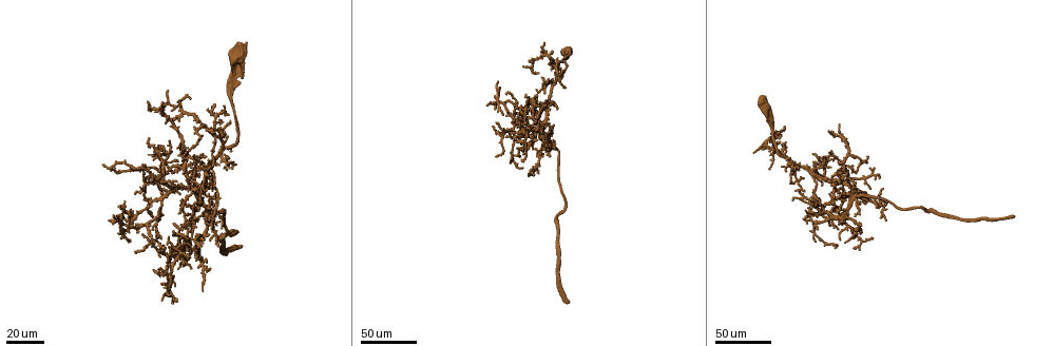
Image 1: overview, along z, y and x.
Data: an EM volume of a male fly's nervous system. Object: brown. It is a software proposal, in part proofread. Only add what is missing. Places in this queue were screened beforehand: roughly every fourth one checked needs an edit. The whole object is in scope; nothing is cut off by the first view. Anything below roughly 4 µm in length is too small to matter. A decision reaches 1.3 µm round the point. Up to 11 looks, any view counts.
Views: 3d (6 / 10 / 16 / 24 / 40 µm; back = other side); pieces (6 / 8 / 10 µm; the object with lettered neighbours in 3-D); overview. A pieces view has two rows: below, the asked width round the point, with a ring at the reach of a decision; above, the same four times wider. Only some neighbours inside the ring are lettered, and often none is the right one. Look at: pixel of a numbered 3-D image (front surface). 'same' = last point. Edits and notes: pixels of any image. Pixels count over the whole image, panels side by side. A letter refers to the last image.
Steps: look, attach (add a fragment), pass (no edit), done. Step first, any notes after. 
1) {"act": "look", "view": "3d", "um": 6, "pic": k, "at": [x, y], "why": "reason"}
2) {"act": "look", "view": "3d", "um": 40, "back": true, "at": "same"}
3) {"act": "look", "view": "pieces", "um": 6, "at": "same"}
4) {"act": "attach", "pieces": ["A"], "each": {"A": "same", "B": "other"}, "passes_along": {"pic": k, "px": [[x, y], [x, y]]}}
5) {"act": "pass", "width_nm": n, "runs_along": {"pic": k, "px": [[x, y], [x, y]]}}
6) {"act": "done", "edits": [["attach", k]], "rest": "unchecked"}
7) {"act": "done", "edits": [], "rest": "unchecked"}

{"act": "look", "view": "3d", "um": 40, "pic": 1, "at": [200, 267], "why": "free end"}

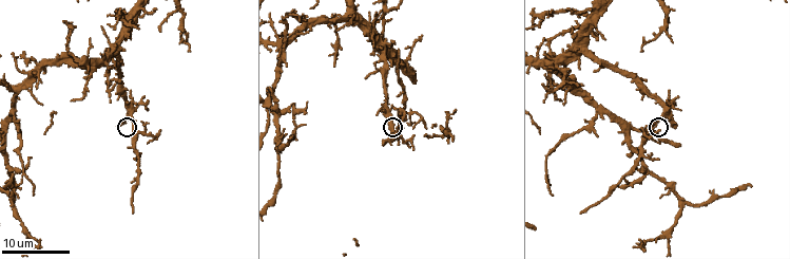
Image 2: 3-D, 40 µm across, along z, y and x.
{"act": "look", "view": "pieces", "um": 6, "pic": 2, "at": [675, 127], "why": "what lies round it"}

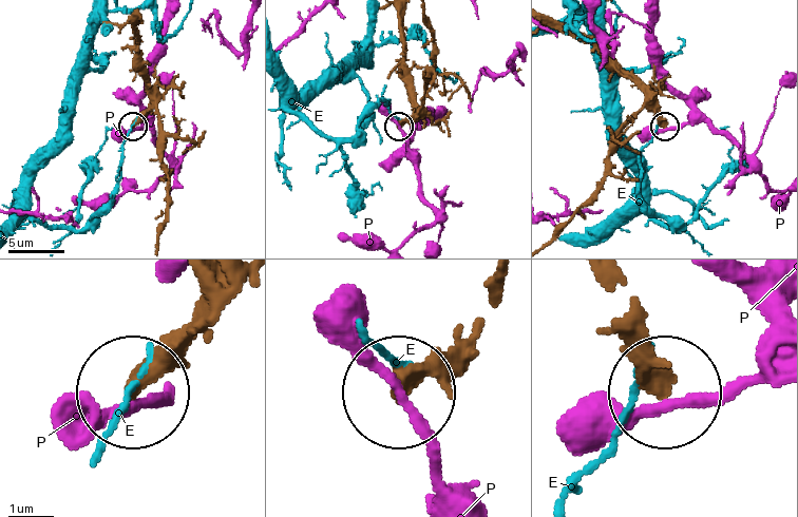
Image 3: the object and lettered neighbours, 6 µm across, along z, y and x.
{"act": "pass", "each": {"E": "other", "P": "other"}, "runs_along": {"pic": 3, "px": [[614, 322], [667, 386]]}, "found": "no lettered fragment goes on from it"}

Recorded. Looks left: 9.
{"act": "look", "view": "3d", "um": 40, "pic": 1, "at": [178, 160], "why": "tapers out"}

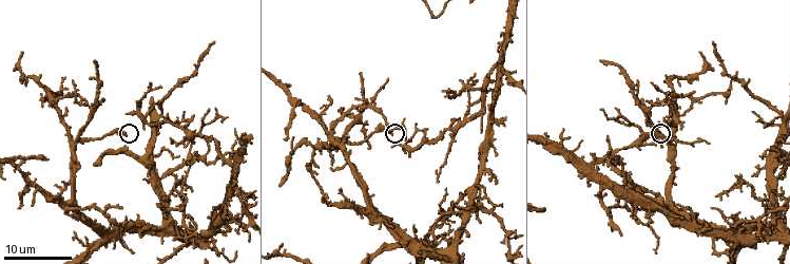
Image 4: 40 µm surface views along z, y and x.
{"act": "look", "view": "pieces", "um": 6, "pic": 4, "at": [392, 133]}

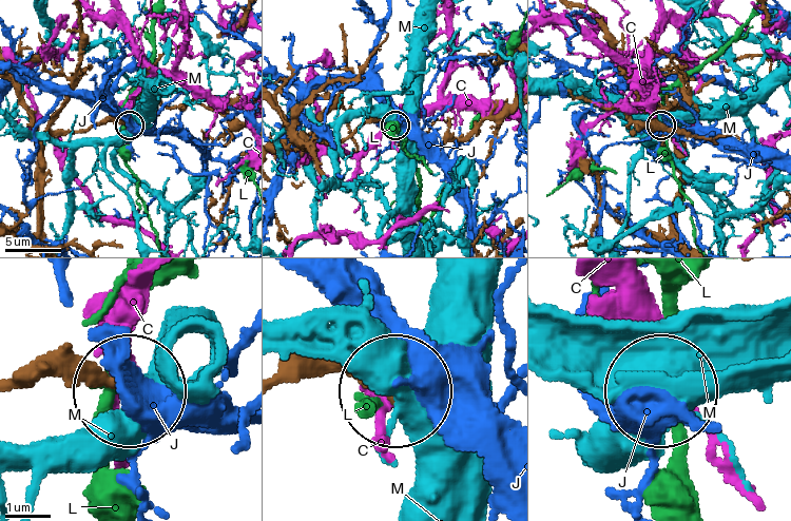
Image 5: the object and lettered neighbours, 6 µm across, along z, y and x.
{"act": "pass", "each": {"C": "other", "J": "other", "L": "other", "M": "other"}, "found": "no lettered fragment goes on from it"}

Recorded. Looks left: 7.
{"act": "look", "view": "3d", "um": 40, "pic": 1, "at": [196, 227], "why": "branch stops here"}

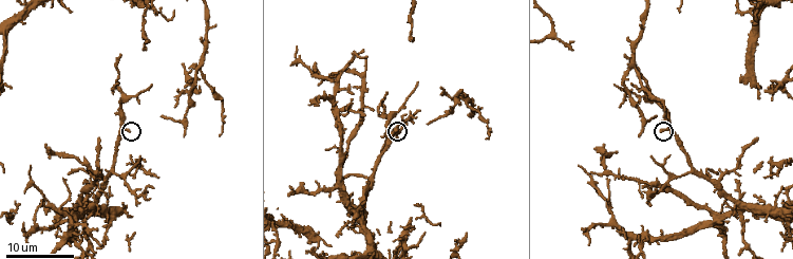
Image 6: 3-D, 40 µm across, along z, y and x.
{"act": "look", "view": "pieces", "um": 6, "pic": 6, "at": [128, 130]}

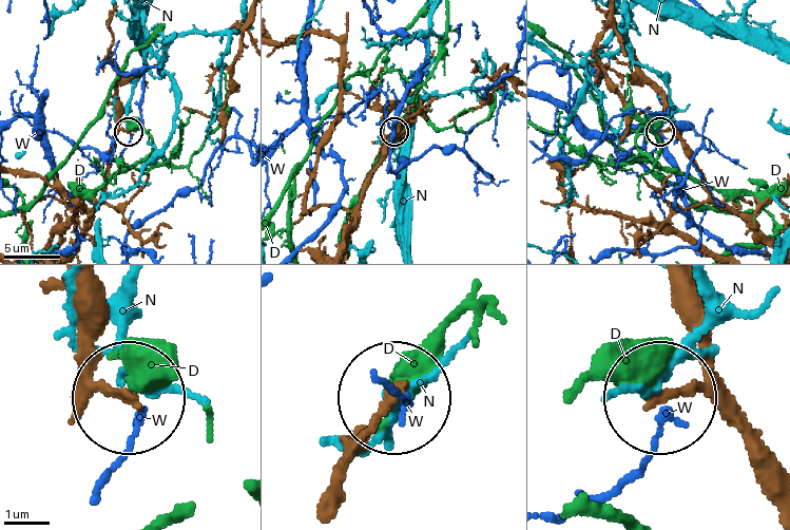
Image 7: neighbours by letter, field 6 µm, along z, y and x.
{"act": "pass", "each": {"D": "other", "N": "other", "W": "other"}, "runs_along": {"pic": 7, "px": [[76, 410], [110, 387], [129, 395]]}, "found": "no lettered fragment goes on from it"}

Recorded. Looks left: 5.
{"act": "look", "view": "3d", "um": 40, "pic": 1, "at": [518, 164], "why": "branch stops here"}

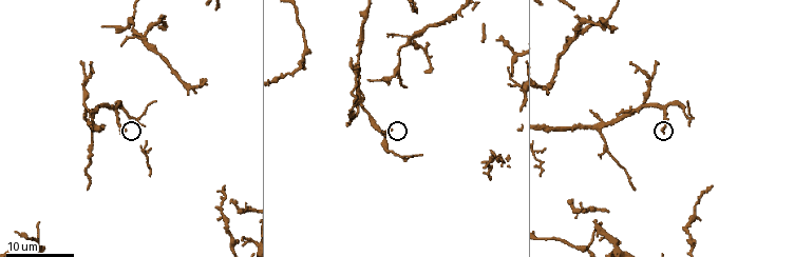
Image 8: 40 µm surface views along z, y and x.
{"act": "look", "view": "pieces", "um": 8, "pic": 8, "at": [125, 128]}

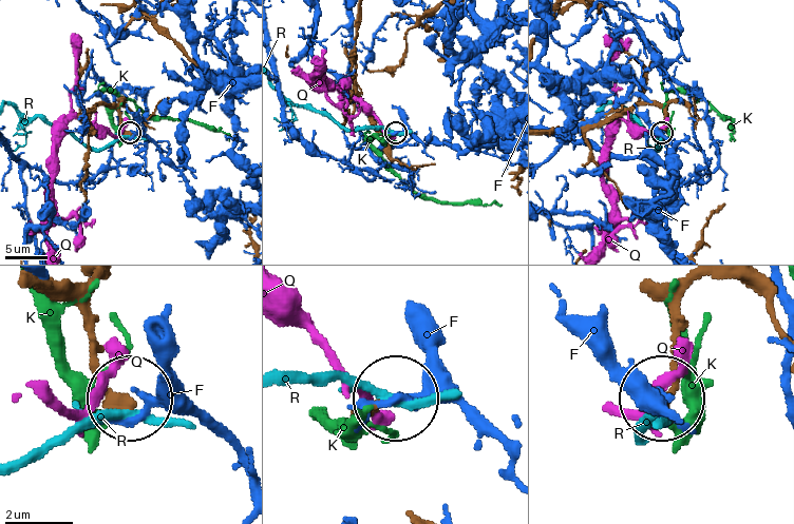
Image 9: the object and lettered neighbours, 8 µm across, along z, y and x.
{"act": "pass", "each": {"F": "other", "K": "other", "Q": "other", "R": "other"}, "found": "none of them fits"}

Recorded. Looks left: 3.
{"act": "look", "view": "3d", "um": 24, "pic": 8, "at": [632, 62], "why": "thin end"}

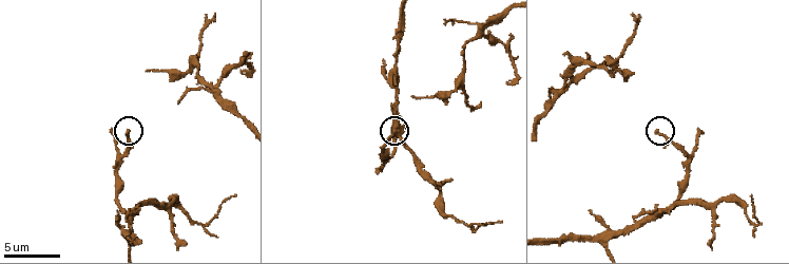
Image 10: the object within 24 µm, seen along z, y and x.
{"act": "look", "view": "pieces", "um": 6, "pic": 10, "at": [655, 133]}

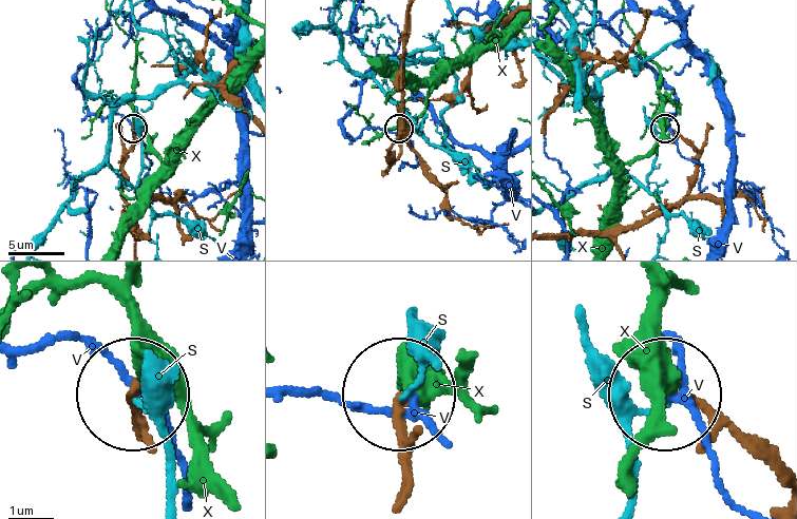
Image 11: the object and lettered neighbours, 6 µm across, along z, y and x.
{"act": "pass", "each": {"S": "other", "V": "other", "X": "other"}, "runs_along": {"pic": 11, "px": [[408, 476], [399, 400]]}, "found": "none of them fits"}

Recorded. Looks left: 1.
{"act": "done", "edits": [], "rest": "unchecked"}

